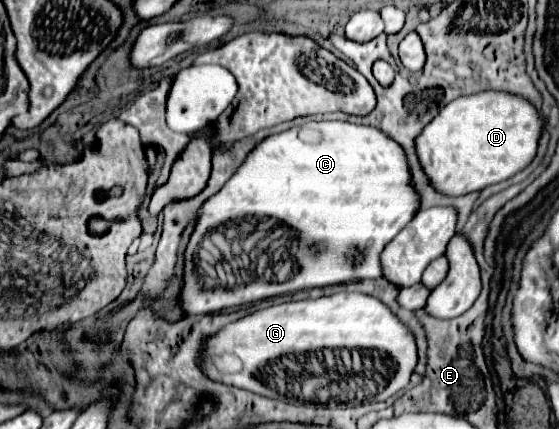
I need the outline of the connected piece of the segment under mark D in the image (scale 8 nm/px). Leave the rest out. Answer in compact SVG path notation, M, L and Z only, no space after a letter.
M483 91L447 103L415 137L415 153L431 187L449 197L481 191L527 167L543 129L537 109L523 97L503 91Z

